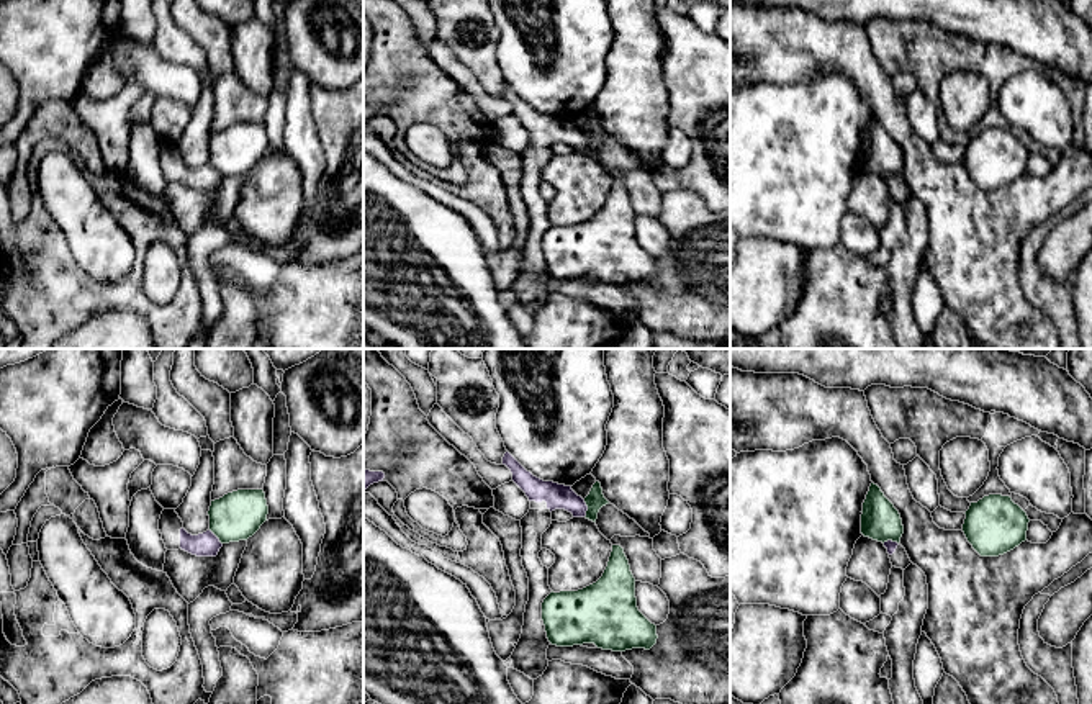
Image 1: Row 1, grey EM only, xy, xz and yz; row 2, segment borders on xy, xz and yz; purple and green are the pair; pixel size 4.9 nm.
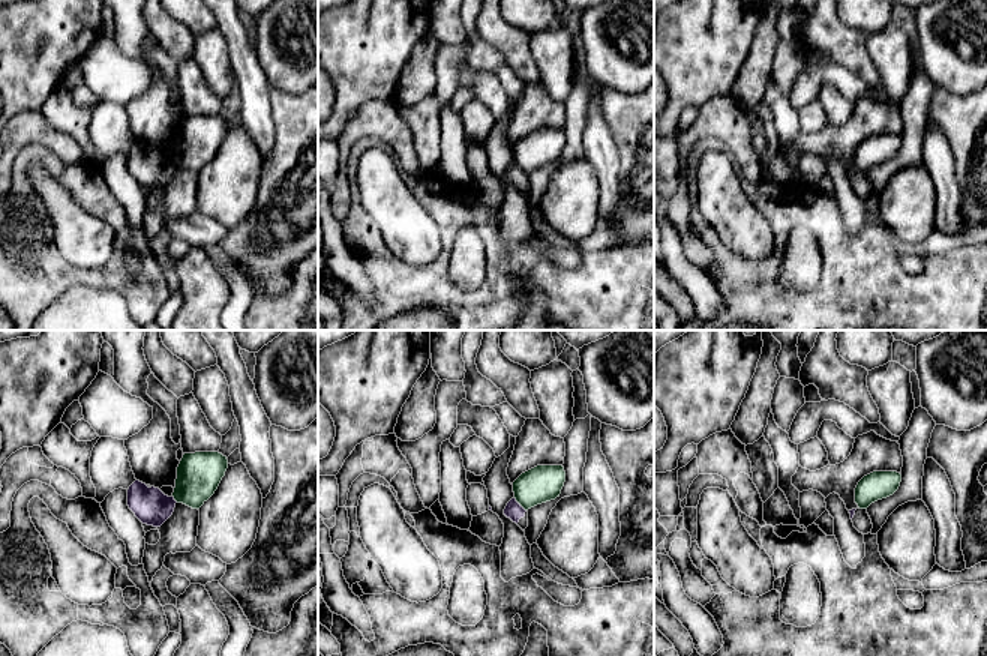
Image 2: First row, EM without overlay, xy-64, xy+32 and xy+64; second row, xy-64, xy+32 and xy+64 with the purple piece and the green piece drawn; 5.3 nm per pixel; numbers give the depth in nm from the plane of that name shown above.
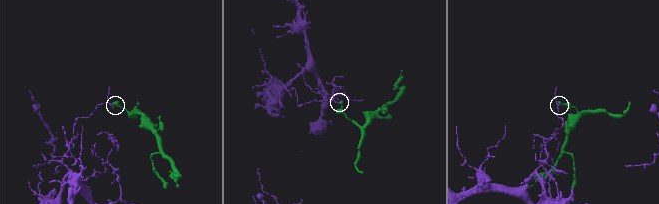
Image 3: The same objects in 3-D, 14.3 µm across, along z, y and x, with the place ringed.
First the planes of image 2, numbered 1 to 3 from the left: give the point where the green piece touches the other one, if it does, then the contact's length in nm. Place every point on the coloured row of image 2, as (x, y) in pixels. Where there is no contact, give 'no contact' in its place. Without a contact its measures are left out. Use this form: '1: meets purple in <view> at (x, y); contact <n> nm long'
1: meets purple in xy-64 at (173, 499); contact 50 nm long
2: meets purple in xy+32 at (519, 505); contact 100 nm long
3: no contact

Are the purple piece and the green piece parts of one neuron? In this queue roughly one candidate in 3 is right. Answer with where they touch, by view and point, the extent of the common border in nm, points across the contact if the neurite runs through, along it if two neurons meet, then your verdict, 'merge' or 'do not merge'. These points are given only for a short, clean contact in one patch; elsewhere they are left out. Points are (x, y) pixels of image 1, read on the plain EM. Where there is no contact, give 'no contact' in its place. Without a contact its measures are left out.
meets purple in xz at (586, 141); contact 90 nm long; border along xz (583, 133), (586, 139), (585, 149); do not merge

